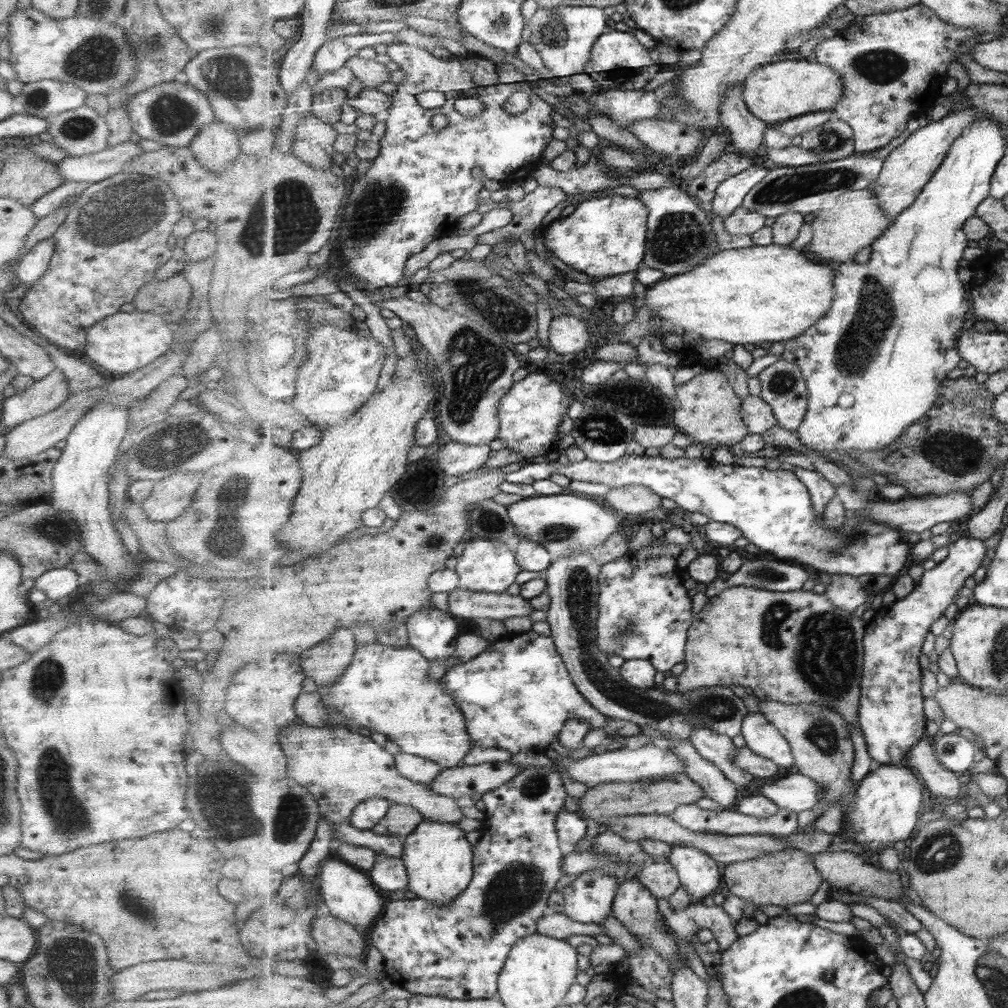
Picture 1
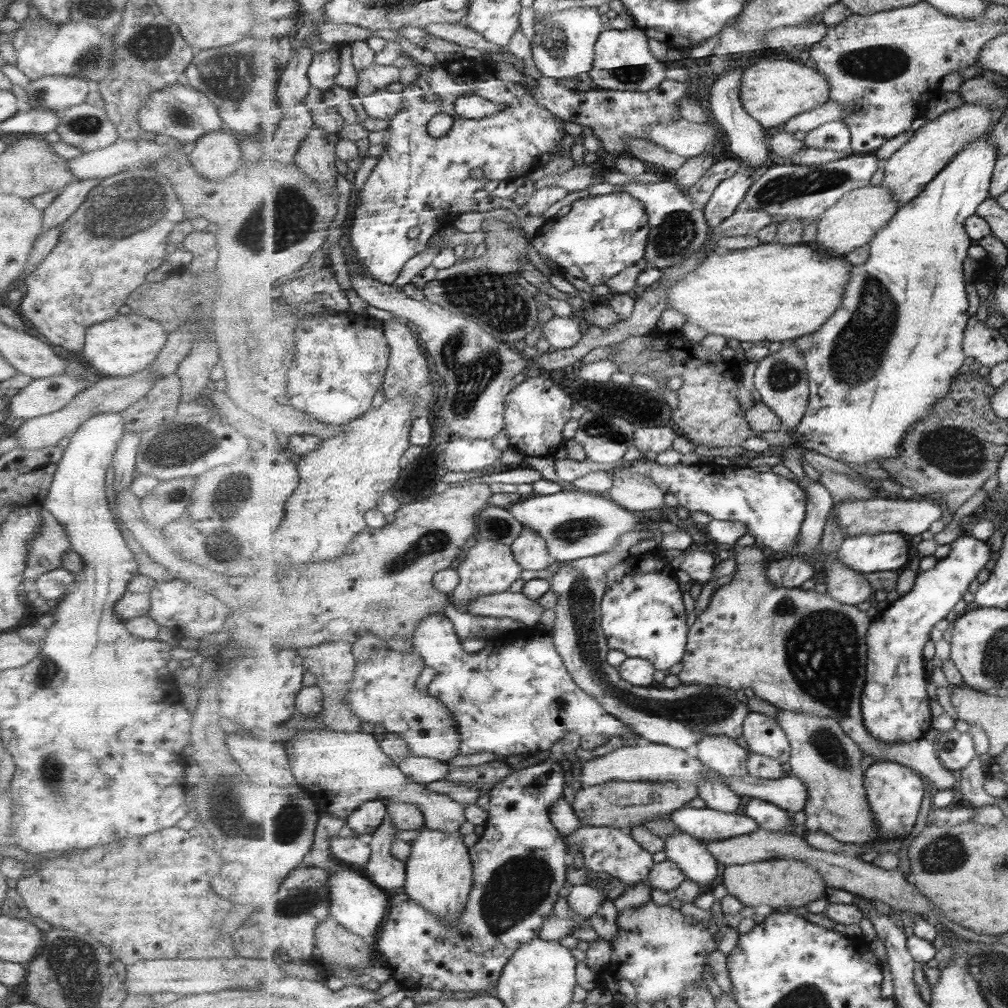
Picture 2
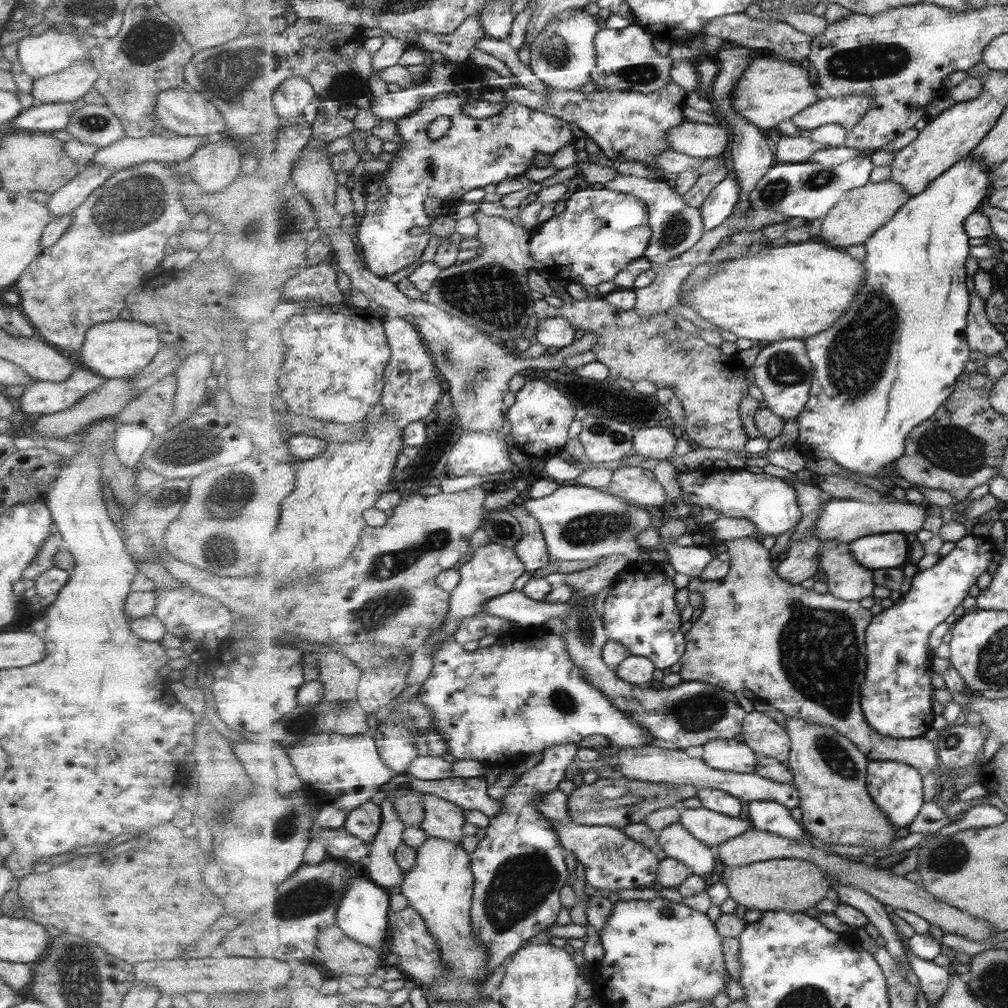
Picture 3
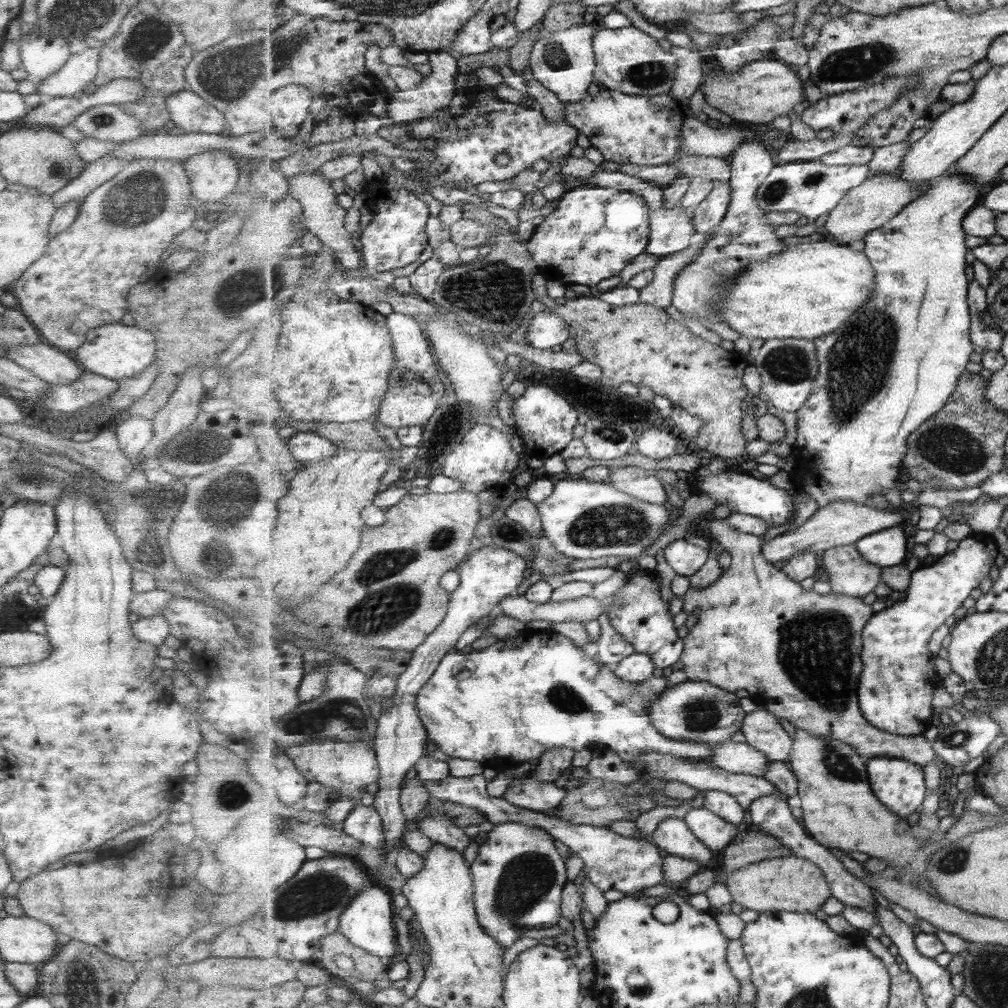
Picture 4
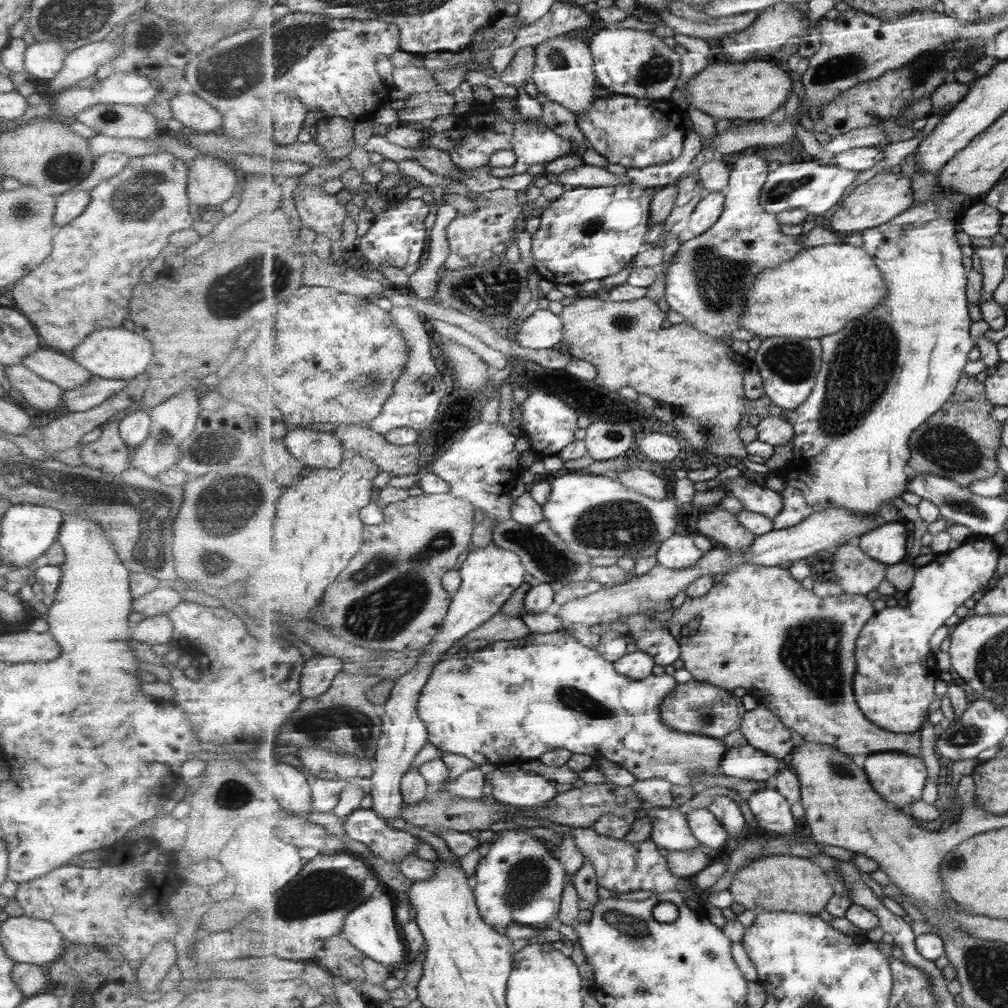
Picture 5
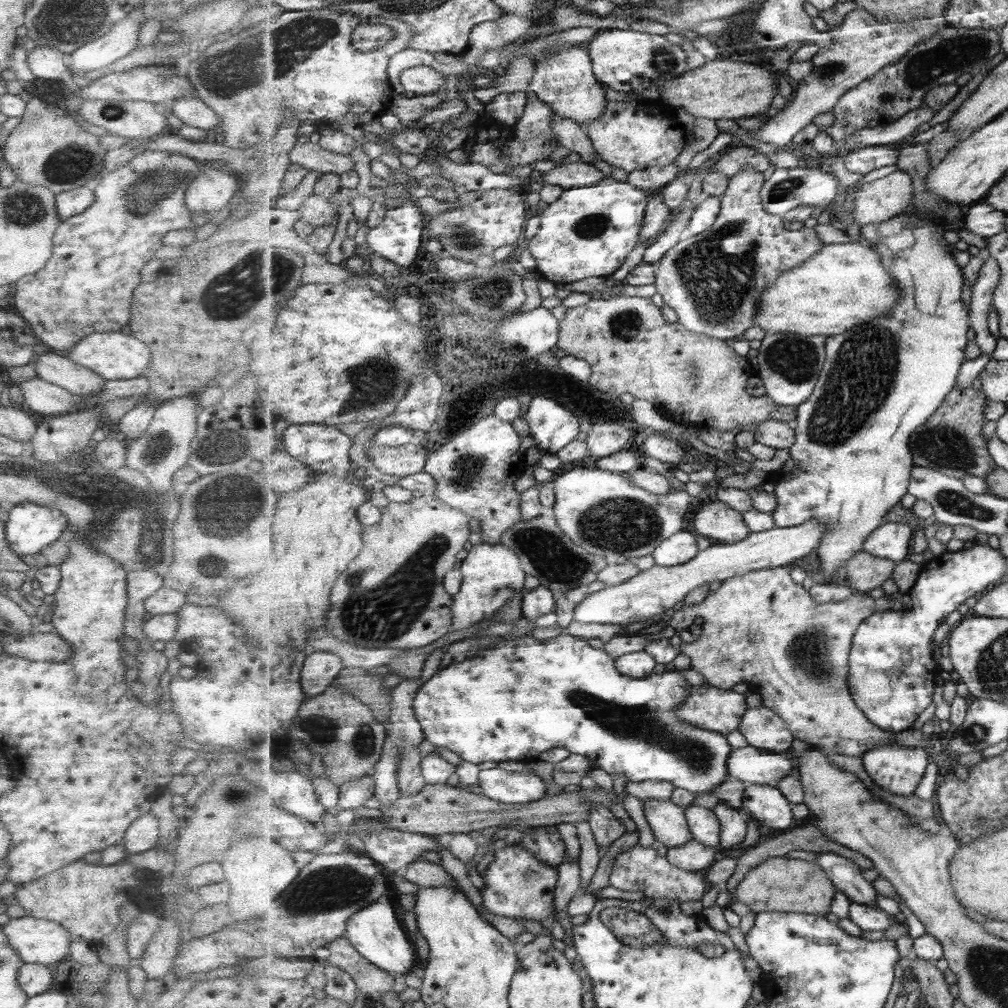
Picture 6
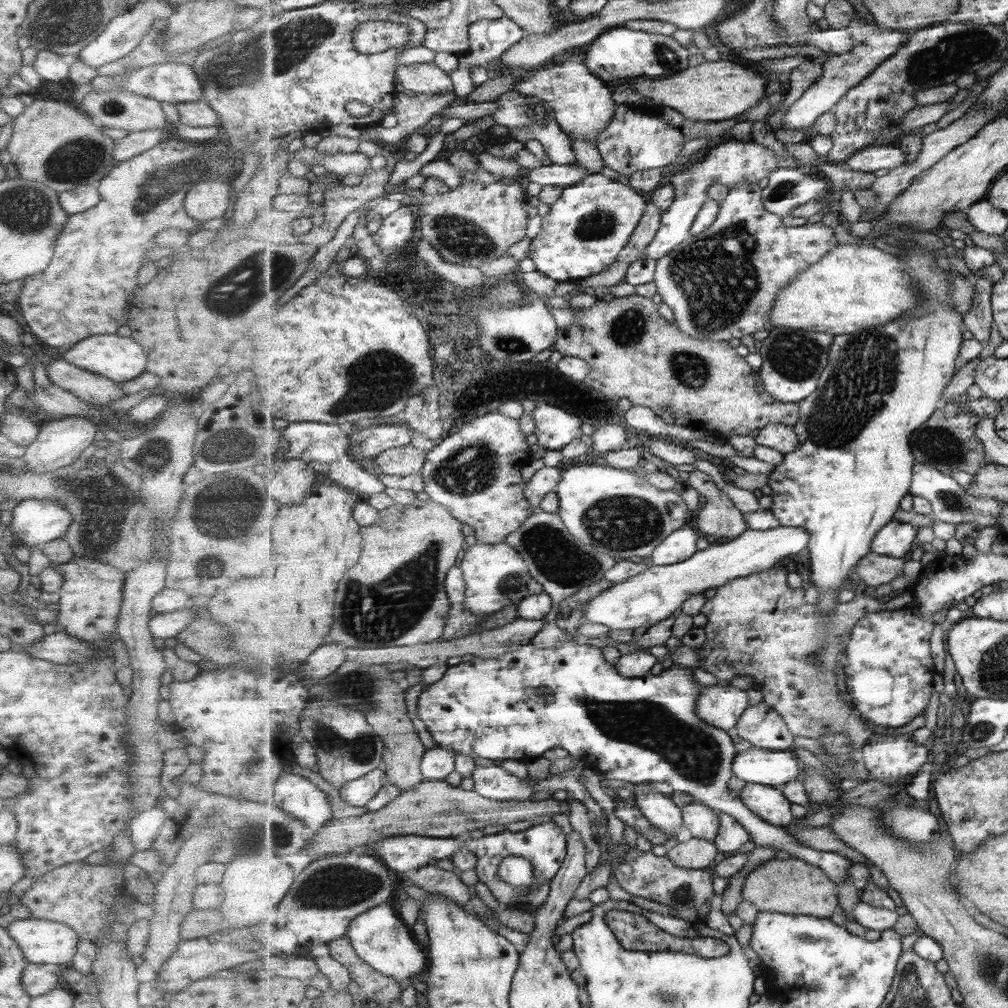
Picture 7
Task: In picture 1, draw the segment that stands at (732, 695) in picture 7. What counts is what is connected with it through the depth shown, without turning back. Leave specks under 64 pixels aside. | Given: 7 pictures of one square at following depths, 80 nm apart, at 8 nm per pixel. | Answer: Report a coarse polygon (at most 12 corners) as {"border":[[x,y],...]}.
{"border":[[629,534],[555,558],[551,637],[599,712],[660,747],[696,726],[739,736],[730,687],[637,688],[597,648],[600,572]]}

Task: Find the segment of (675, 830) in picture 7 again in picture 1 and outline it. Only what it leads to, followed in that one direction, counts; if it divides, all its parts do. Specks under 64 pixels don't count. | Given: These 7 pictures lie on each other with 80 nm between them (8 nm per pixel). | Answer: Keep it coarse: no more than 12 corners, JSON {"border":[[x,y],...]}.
{"border":[[691,845],[667,857],[695,902],[723,886],[719,864]]}

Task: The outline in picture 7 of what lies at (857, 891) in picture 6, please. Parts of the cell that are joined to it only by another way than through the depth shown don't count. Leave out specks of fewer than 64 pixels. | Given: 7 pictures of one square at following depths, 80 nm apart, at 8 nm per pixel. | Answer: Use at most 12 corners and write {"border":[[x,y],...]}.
{"border":[[577,640],[472,658],[424,687],[434,742],[633,764],[733,816],[755,846],[855,862],[733,794],[733,735],[693,669],[621,676]]}

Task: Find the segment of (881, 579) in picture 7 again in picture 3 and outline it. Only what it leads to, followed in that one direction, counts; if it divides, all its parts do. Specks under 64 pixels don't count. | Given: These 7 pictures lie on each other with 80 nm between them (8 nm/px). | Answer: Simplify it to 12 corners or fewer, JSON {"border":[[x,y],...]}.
{"border":[[827,541],[820,567],[833,596],[873,597],[874,570],[859,564],[849,543]]}

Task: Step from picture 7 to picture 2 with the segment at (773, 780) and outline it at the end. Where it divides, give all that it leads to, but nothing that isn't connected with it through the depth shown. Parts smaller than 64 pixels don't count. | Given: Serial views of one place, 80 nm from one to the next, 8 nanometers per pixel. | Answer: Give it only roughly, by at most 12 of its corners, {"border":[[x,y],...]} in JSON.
{"border":[[725,735],[697,742],[704,765],[725,776],[748,775],[750,750]]}

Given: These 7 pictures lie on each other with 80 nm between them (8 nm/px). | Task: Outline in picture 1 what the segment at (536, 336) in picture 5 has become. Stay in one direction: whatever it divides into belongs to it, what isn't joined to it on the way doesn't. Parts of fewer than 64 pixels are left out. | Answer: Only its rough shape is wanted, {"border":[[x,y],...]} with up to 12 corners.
{"border":[[553,317],[550,346],[558,354],[591,348],[588,324],[579,317]]}

